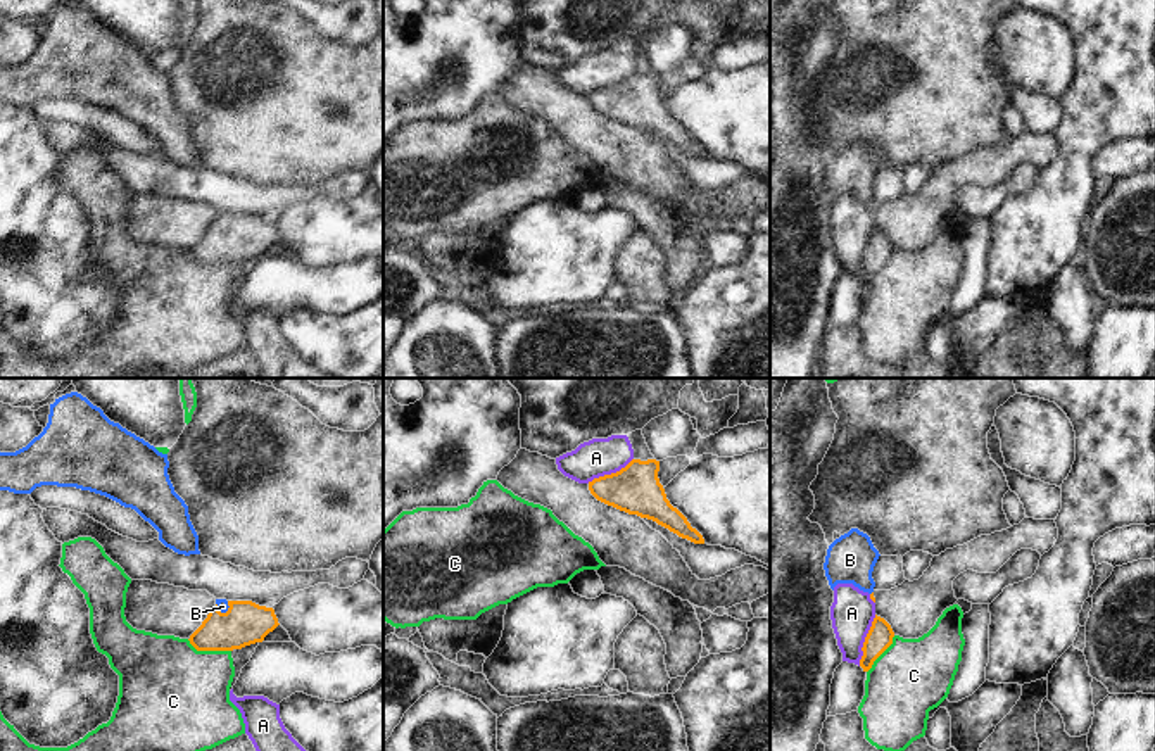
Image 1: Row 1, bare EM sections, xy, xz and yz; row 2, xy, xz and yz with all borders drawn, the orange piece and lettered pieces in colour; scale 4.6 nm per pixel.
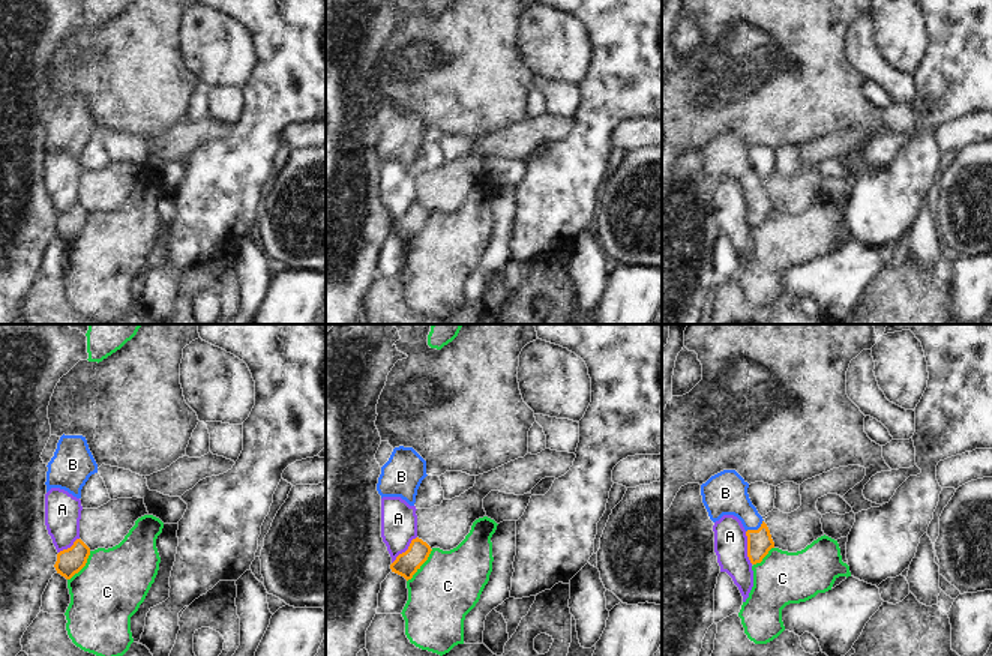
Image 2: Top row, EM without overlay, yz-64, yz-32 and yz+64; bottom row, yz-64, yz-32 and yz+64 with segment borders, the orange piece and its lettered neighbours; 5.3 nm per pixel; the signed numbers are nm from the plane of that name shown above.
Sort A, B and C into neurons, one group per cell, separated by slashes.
A / B / C

